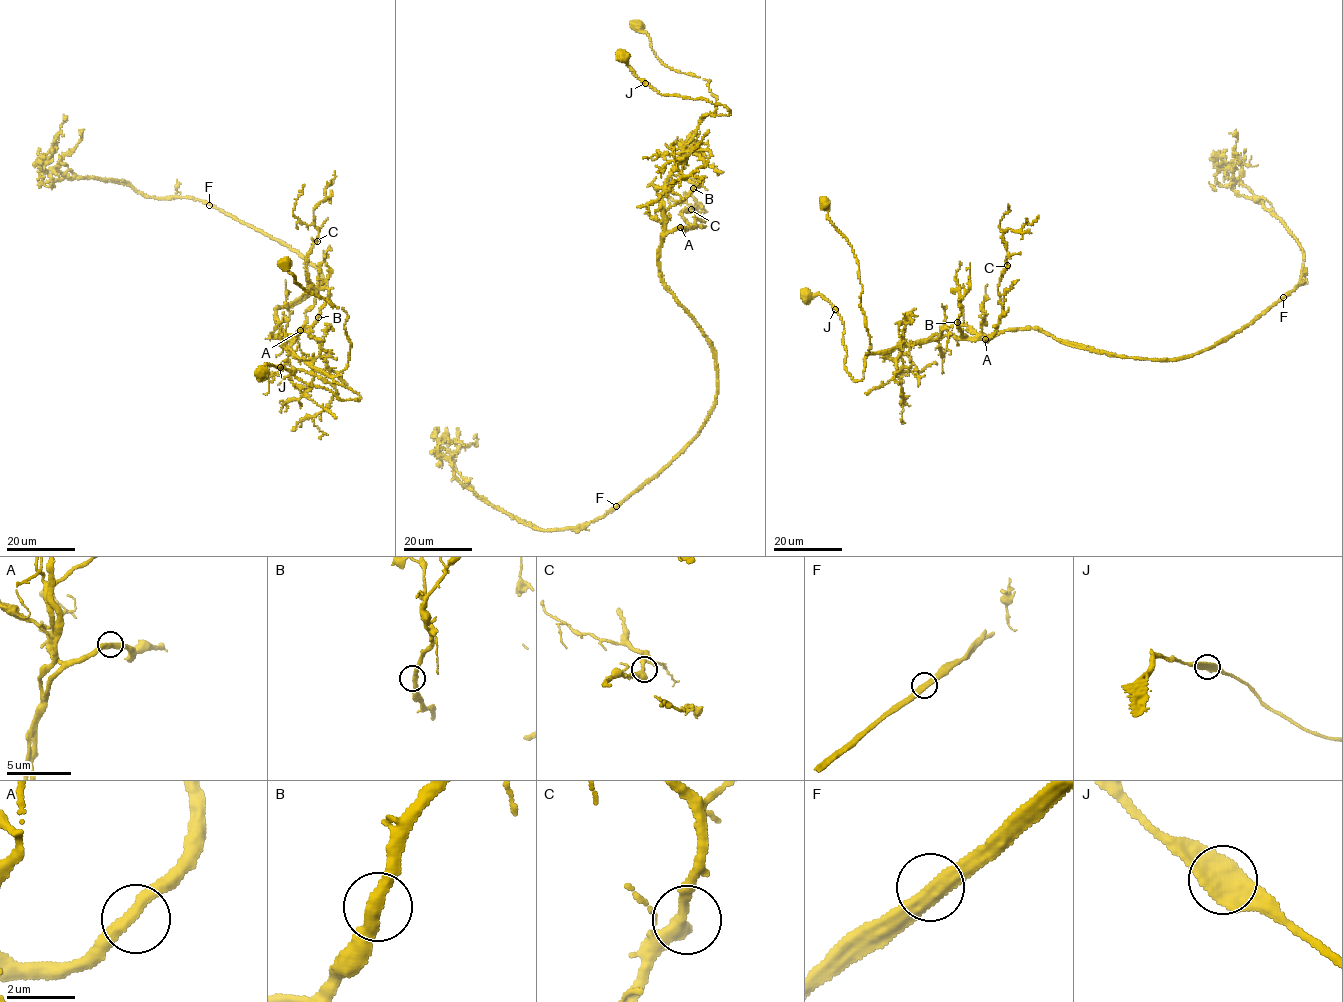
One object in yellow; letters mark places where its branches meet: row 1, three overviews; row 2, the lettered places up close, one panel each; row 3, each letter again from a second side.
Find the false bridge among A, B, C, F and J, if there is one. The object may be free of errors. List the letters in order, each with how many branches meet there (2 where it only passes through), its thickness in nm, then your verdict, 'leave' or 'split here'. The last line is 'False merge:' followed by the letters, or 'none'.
A: 2 | 360 nm | leave
B: 2 | 360 nm | leave
C: 2 | 400 nm | leave
F: 2 | 360 nm | split here
J: 2 | 400 nm | leave
False merge: F

